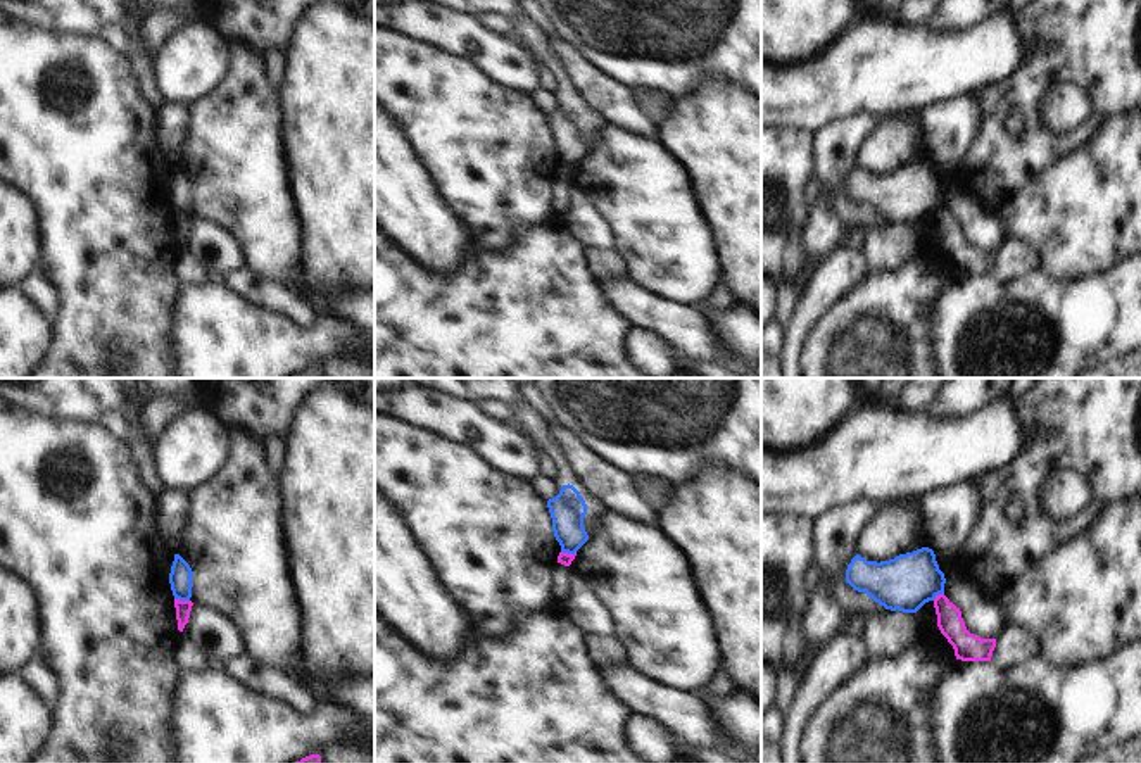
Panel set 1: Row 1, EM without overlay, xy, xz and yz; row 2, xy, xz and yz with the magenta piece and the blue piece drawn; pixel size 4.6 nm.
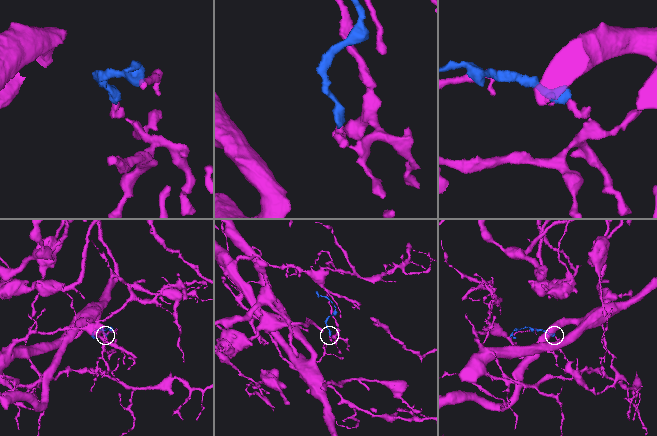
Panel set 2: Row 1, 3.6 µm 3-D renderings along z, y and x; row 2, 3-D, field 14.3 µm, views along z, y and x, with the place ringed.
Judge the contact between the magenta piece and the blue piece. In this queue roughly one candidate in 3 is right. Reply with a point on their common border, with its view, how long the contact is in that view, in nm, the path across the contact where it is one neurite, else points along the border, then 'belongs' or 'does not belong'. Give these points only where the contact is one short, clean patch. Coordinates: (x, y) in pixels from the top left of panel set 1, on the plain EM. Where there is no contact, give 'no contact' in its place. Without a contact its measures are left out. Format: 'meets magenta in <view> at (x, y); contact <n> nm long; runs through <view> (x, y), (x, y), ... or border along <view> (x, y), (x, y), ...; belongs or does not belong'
meets magenta in xy at (182, 214); contact 70 nm long; border along xy (175, 211), (189, 214); does not belong

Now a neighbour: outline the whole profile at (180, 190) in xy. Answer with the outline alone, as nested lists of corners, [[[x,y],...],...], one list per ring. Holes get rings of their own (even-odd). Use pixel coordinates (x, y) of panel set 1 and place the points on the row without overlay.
[[[174,167],[174,174],[169,186],[169,197],[174,212],[190,214],[193,200],[192,190],[193,185],[190,178],[180,167]]]

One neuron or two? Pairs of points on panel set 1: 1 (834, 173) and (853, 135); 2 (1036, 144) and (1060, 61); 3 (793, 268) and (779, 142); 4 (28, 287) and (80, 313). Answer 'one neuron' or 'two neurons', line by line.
1: one neuron
2: one neuron
3: one neuron
4: two neurons

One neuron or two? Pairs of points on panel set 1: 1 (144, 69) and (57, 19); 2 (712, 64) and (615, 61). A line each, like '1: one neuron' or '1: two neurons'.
1: one neuron
2: one neuron

